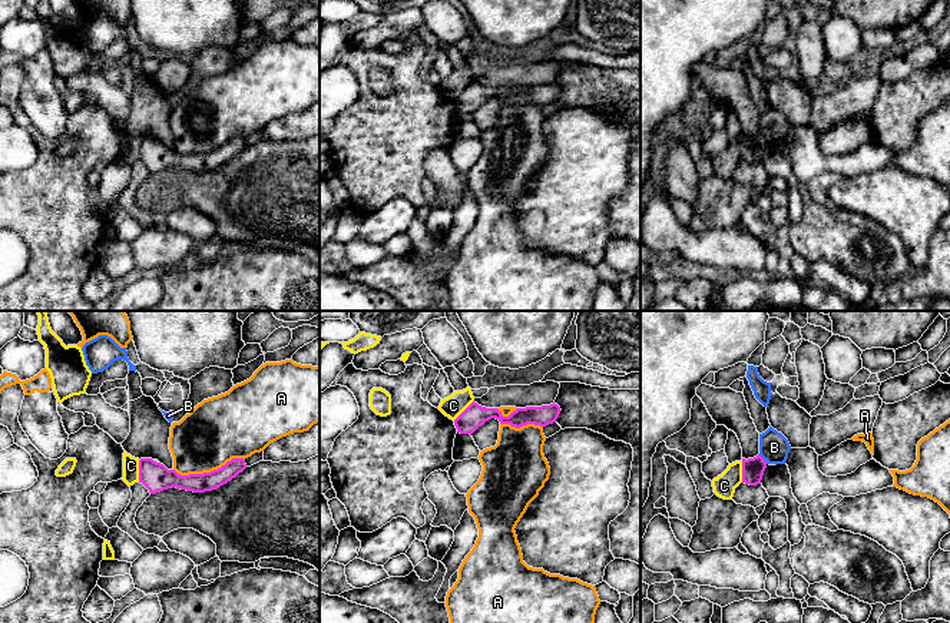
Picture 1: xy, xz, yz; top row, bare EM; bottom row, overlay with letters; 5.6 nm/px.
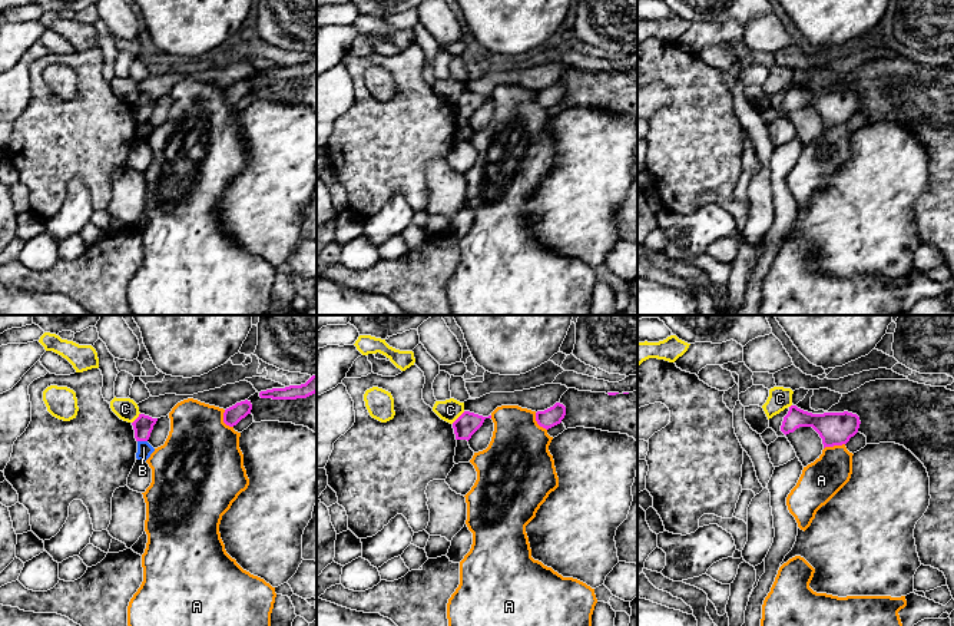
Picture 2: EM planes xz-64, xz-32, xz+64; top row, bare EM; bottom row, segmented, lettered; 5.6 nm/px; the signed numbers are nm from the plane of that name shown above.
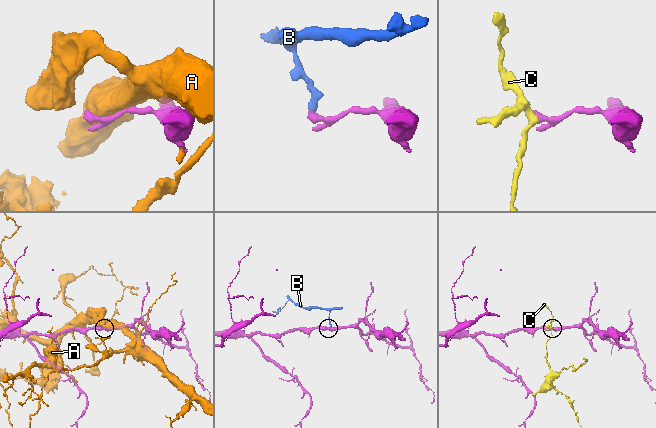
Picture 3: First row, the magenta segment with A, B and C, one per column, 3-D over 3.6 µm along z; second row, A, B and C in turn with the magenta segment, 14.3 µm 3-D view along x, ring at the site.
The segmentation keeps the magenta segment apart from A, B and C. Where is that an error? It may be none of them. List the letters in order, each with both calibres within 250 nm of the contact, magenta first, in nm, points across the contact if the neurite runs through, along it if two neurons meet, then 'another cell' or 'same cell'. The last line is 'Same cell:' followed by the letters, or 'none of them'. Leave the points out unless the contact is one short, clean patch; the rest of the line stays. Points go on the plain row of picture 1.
A: 120 nm thick on the magenta side, 360 nm on the other; another cell
B: 130 nm thick on the magenta side, 170 nm on the other; border along yz (758, 133), (767, 142); another cell
C: 130 nm thick on the magenta side, 130 nm on the other; border along yz (741, 139), (742, 161); another cell
Same cell: none of them

